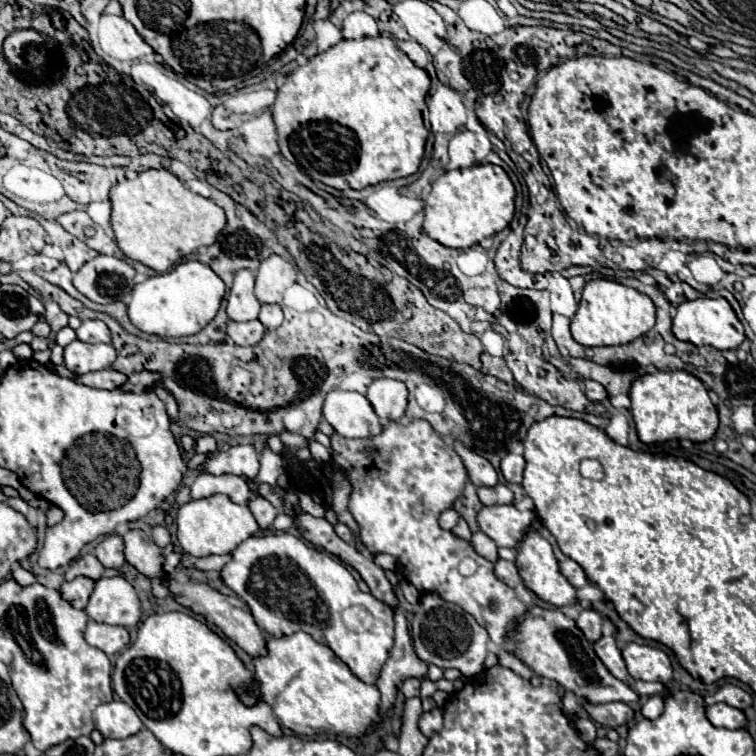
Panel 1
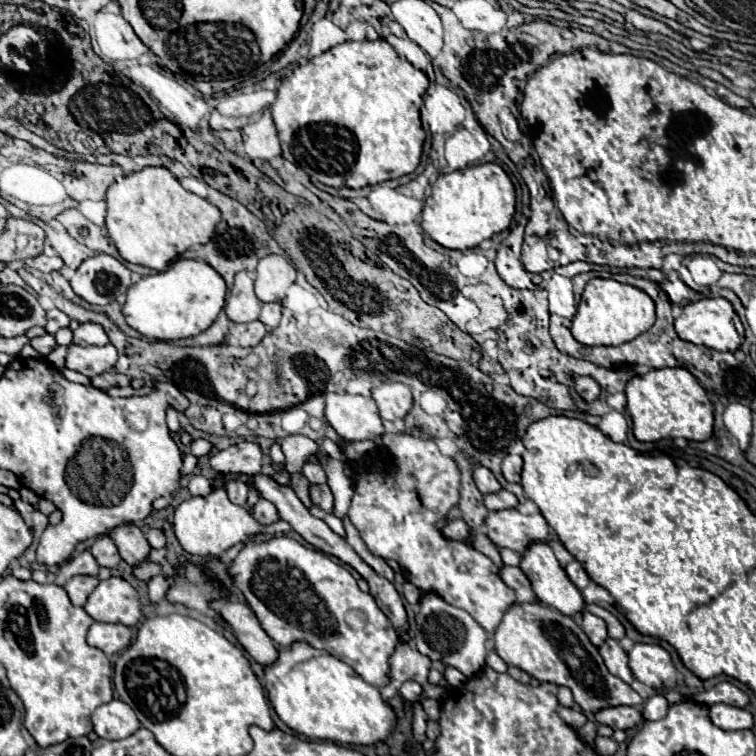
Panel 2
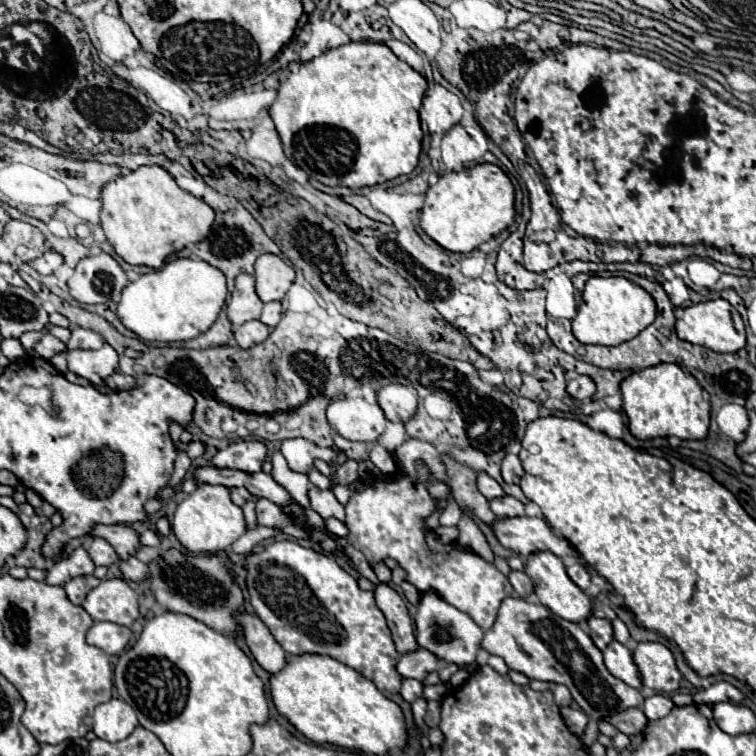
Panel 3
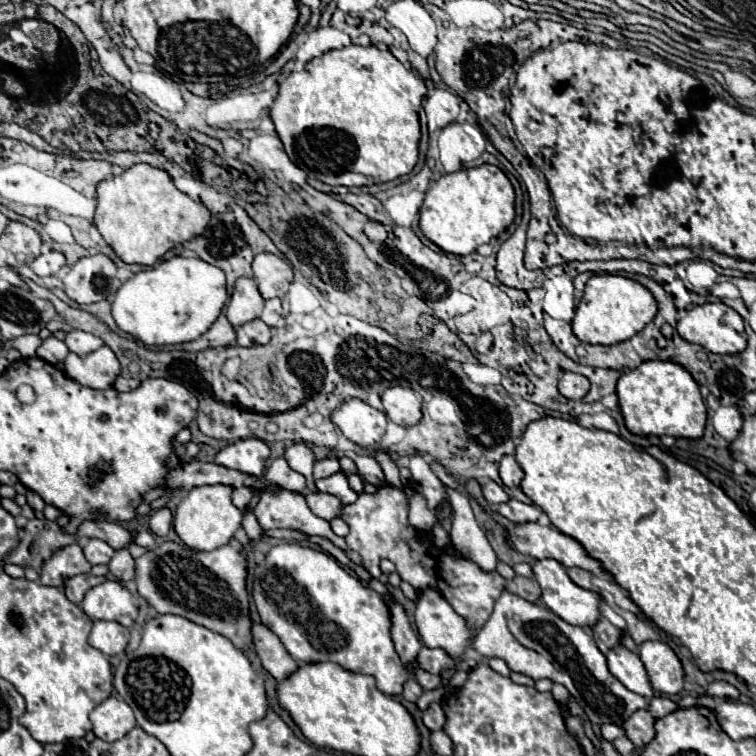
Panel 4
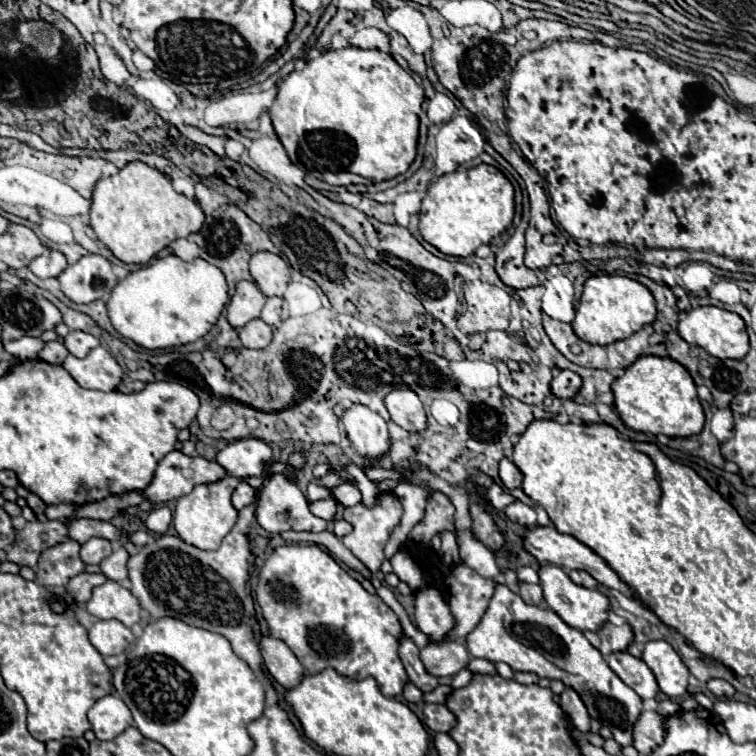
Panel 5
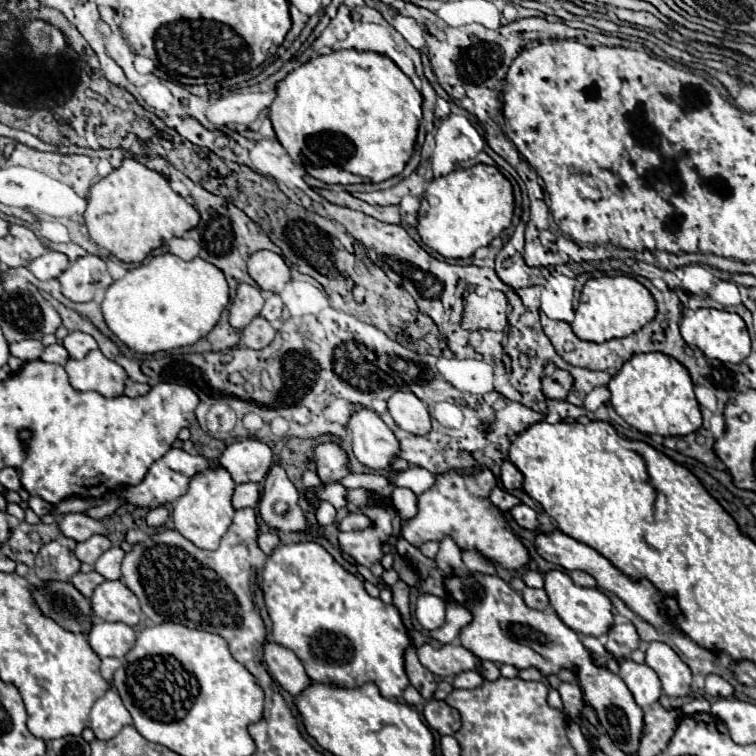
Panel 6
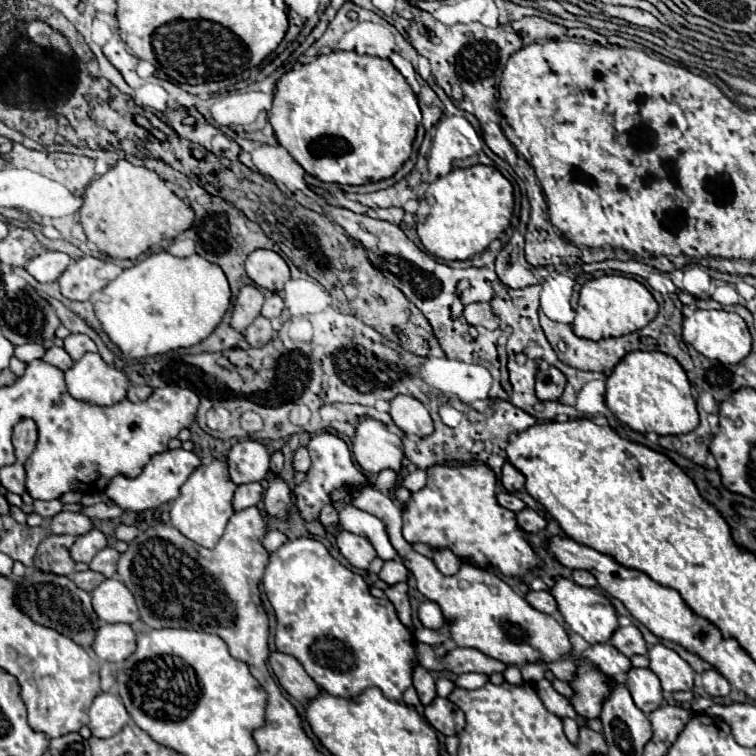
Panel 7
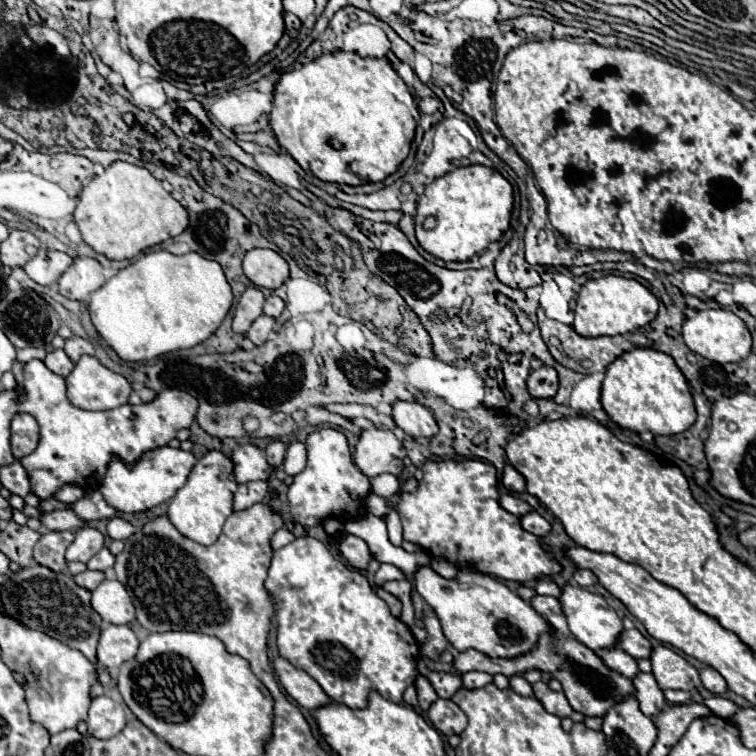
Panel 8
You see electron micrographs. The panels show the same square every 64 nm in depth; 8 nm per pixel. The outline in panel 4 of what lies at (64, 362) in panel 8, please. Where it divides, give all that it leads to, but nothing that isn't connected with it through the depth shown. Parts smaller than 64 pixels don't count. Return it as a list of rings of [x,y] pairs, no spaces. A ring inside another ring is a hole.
[[[48,336],[48,338],[40,344],[40,348],[36,350],[36,354],[38,354],[42,360],[46,360],[46,362],[56,364],[56,362],[60,362],[60,360],[64,360],[64,358],[68,356],[68,348],[66,348],[66,344],[64,344],[62,340],[58,340],[56,336]]]

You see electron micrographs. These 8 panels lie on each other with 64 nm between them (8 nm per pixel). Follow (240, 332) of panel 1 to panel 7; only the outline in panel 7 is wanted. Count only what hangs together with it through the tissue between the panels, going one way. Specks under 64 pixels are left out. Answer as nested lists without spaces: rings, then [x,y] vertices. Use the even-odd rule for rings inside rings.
[[[258,316],[246,330],[244,330],[244,338],[252,348],[262,348],[266,346],[274,336],[274,328],[270,324],[268,318]]]

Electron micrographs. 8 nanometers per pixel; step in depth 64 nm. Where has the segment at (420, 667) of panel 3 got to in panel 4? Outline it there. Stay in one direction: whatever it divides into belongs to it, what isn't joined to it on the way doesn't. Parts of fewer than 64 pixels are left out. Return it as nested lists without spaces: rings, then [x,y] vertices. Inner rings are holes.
[[[422,648],[416,658],[418,666],[430,674],[440,674],[442,668],[452,668],[456,662],[440,648]]]

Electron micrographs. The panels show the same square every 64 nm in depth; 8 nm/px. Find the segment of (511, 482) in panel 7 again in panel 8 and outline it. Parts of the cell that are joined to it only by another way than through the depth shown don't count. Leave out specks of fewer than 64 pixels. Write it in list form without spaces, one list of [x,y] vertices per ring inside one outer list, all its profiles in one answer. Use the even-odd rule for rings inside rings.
[[[506,464],[504,468],[504,476],[502,476],[502,484],[508,492],[522,492],[526,488],[526,480],[524,476],[510,464]]]

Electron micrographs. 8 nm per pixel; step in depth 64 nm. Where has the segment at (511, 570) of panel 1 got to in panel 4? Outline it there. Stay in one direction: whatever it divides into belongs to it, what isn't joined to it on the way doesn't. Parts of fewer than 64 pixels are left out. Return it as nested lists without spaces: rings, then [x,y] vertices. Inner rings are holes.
[[[514,576],[514,586],[516,586],[516,594],[528,602],[538,602],[540,598],[540,586],[534,578],[526,578],[526,576]]]

